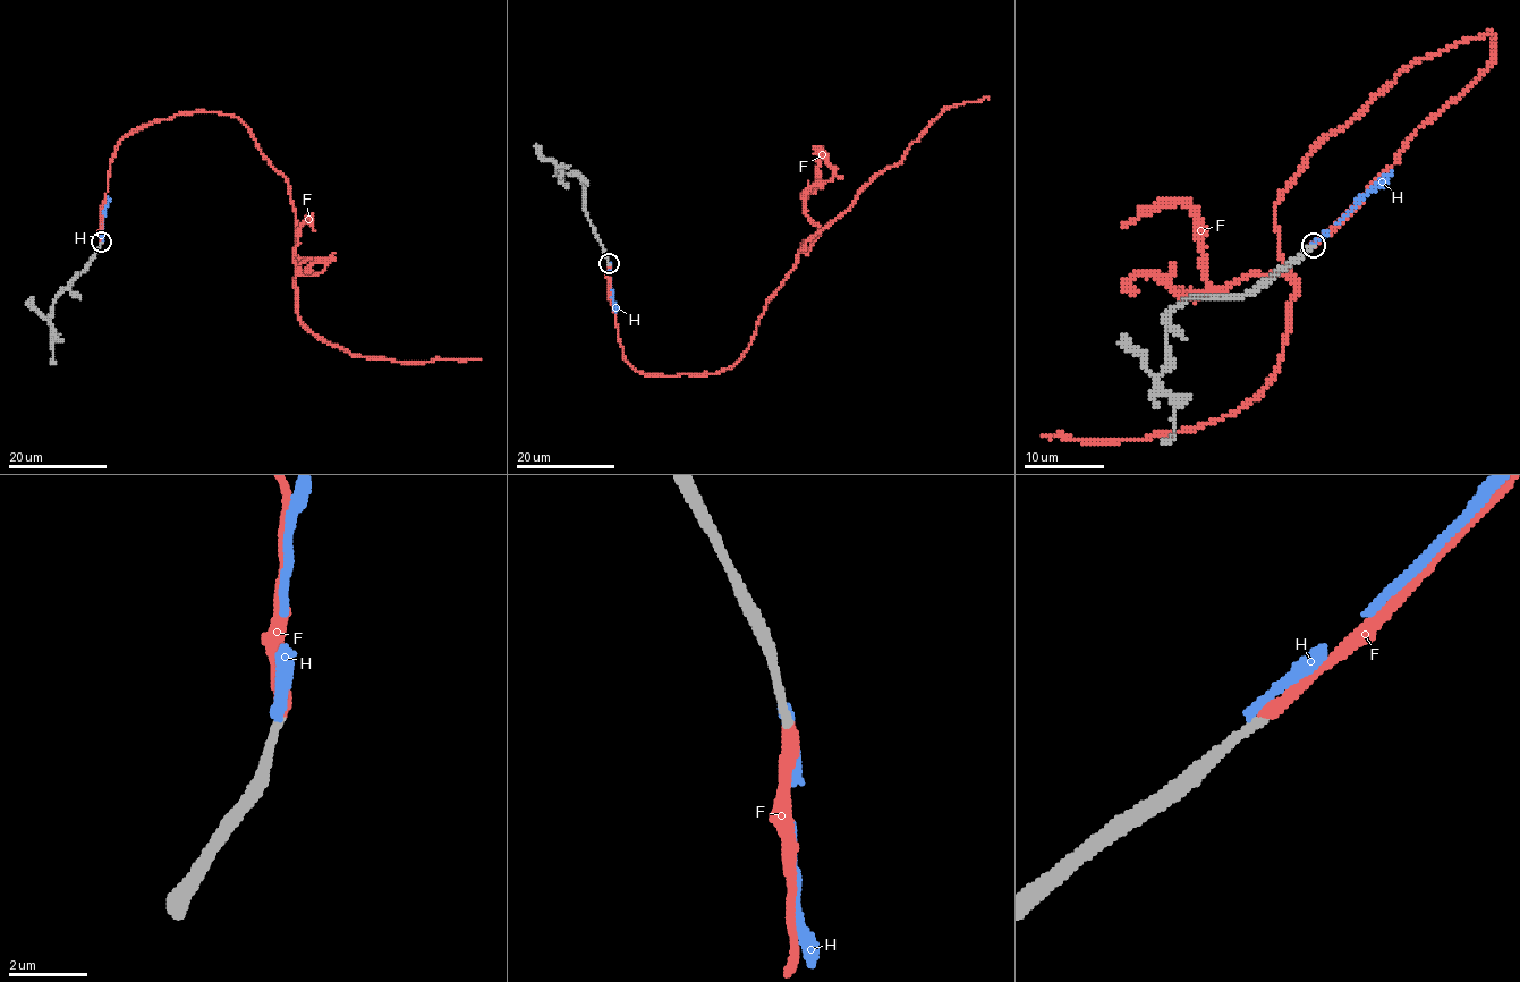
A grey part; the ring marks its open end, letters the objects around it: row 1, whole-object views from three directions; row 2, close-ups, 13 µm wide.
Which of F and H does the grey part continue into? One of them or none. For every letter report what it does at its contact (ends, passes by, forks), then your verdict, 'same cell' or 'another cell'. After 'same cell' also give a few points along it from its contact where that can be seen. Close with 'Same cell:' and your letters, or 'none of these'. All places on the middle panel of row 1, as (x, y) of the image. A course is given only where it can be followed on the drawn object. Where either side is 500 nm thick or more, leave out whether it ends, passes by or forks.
F: it ends | same cell | via (609, 264), (633, 367), (728, 369), (804, 240), (806, 253), (948, 107), (987, 99)
H: it ends | another cell
Same cell: F

